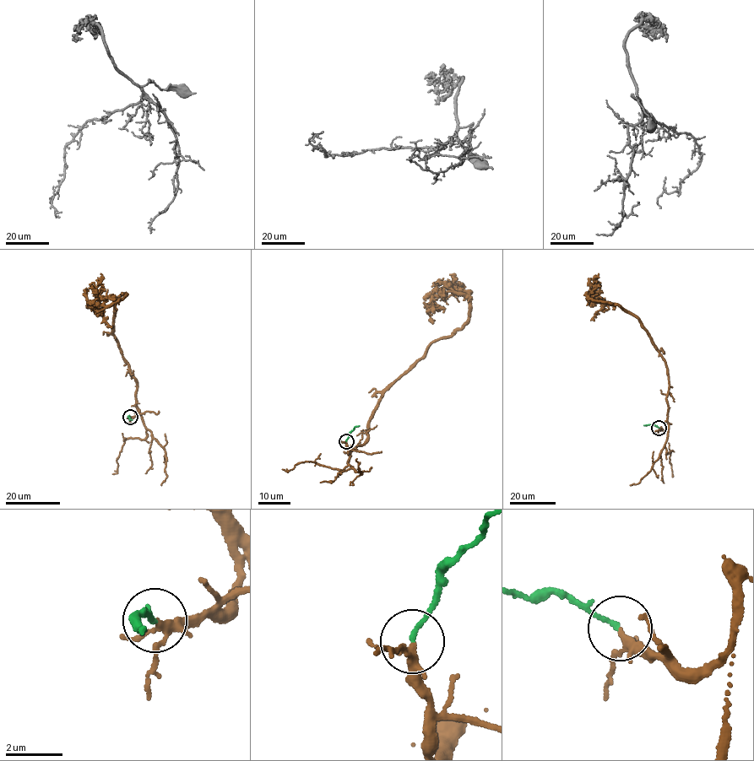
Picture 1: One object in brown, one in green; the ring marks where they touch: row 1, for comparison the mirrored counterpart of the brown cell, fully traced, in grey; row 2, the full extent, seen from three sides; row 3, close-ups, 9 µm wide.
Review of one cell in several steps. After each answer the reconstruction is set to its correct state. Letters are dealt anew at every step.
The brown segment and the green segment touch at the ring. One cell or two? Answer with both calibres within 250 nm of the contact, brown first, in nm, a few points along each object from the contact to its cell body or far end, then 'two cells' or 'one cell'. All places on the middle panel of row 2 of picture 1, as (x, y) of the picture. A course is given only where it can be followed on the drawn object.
190/150 nm | brown via (346, 441), (349, 455), (365, 442), (385, 389), (461, 327), (469, 300), (444, 287), (431, 301), (443, 312) | green via (346, 441), (349, 433), (359, 425) | one cell

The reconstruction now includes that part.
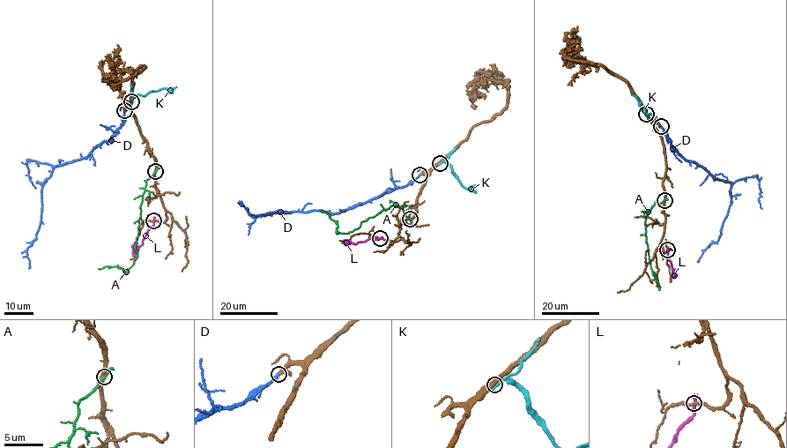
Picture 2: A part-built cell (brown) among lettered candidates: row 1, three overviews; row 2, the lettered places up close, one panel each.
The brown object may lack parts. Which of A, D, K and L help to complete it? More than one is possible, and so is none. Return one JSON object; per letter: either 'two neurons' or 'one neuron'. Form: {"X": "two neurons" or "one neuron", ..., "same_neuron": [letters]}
{"A": "two neurons", "D": "one neuron", "K": "two neurons", "L": "two neurons", "same_neuron": ["D"]}

